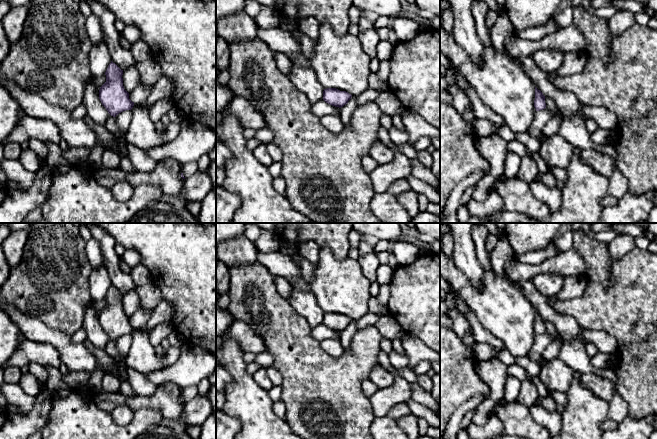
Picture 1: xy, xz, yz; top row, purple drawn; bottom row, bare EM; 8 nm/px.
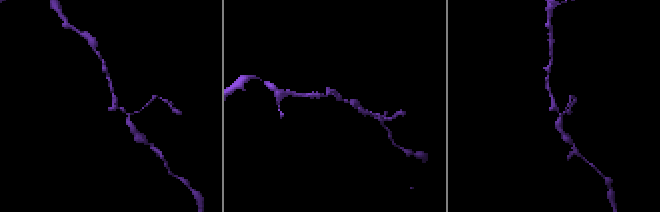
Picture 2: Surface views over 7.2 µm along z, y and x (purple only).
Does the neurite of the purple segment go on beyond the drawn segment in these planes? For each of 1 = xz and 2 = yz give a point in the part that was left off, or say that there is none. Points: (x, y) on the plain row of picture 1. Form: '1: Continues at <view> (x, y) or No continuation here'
1: No continuation here
2: No continuation here

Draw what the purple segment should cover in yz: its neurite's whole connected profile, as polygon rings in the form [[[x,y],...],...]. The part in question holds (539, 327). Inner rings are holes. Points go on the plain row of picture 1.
[[[535,311],[535,324],[534,331],[536,335],[540,335],[546,332],[545,320],[543,317]]]

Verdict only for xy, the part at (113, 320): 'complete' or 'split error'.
complete

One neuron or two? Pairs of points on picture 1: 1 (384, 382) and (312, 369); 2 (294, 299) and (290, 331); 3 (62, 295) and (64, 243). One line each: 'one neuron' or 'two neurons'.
1: two neurons
2: two neurons
3: one neuron

